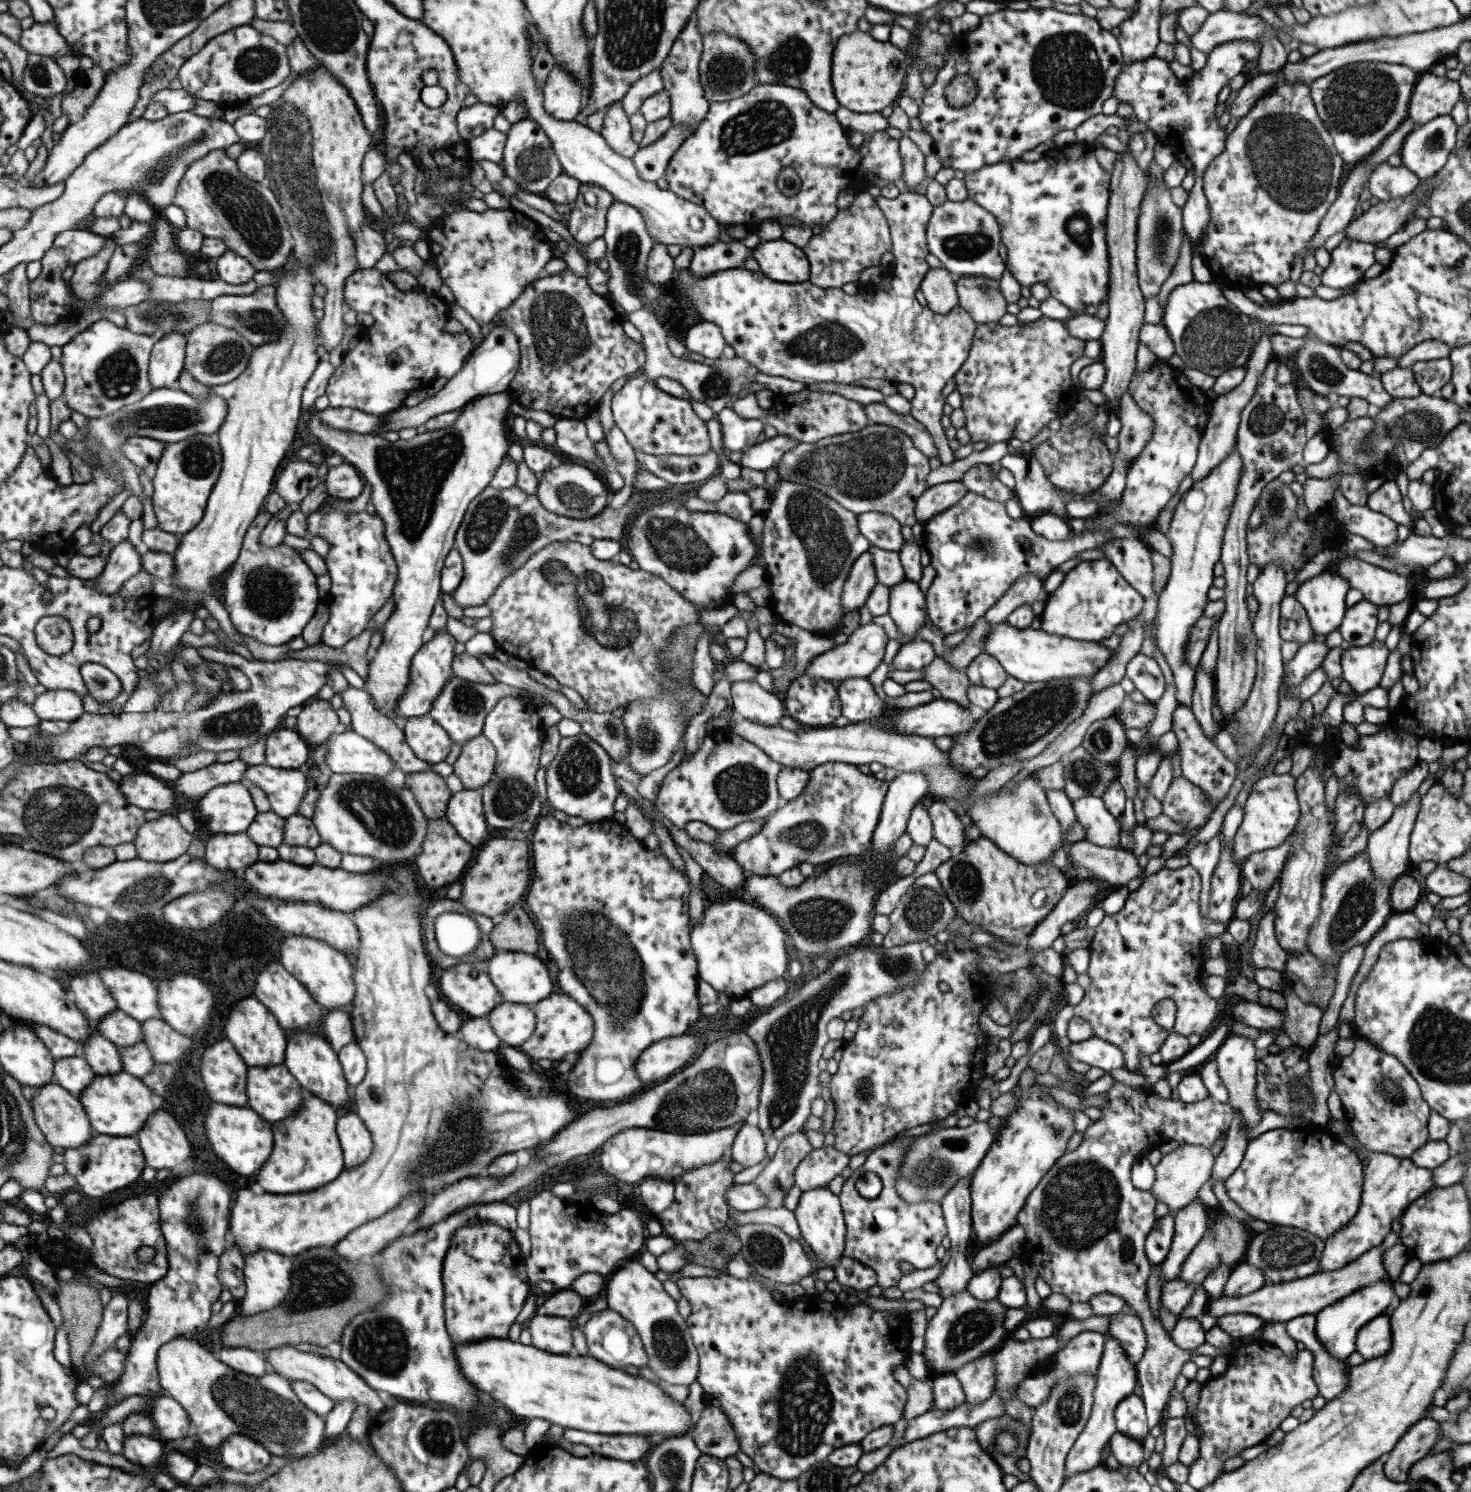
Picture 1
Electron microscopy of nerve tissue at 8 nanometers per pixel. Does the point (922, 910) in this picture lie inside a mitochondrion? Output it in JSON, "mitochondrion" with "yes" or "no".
{"mitochondrion":"yes"}

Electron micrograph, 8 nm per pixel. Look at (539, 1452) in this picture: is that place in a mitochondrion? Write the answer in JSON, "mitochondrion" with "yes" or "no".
{"mitochondrion":"no"}

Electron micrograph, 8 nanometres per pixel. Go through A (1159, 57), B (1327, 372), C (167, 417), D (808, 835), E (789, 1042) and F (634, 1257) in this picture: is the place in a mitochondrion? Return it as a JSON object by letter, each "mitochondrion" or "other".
{"A":"other","B":"mitochondrion","C":"mitochondrion","D":"mitochondrion","E":"mitochondrion","F":"other"}

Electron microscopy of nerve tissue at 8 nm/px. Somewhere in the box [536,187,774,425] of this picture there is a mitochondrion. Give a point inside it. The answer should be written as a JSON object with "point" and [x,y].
{"point":[628,251]}

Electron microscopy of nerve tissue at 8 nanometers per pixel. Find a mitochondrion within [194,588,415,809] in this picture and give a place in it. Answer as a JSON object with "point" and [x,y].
{"point":[243,723]}

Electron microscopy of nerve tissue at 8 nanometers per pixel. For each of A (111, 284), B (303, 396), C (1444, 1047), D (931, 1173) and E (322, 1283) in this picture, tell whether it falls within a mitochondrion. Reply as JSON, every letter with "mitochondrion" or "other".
{"A":"other","B":"other","C":"mitochondrion","D":"mitochondrion","E":"mitochondrion"}

